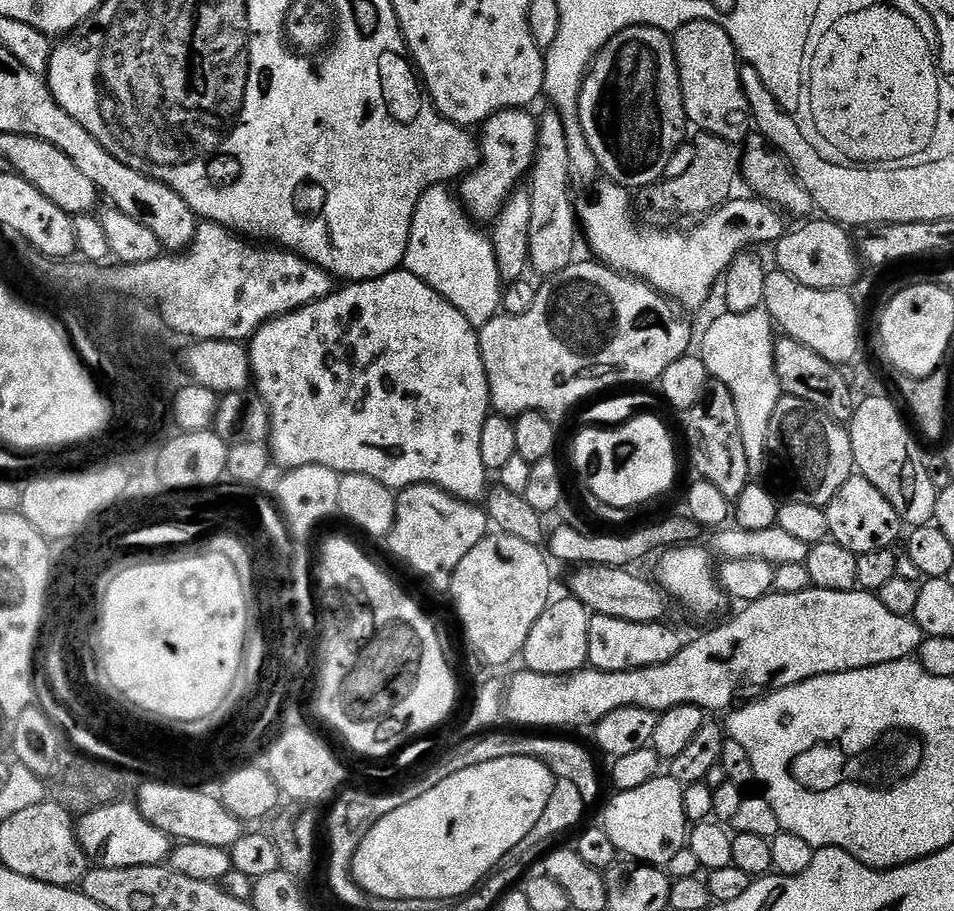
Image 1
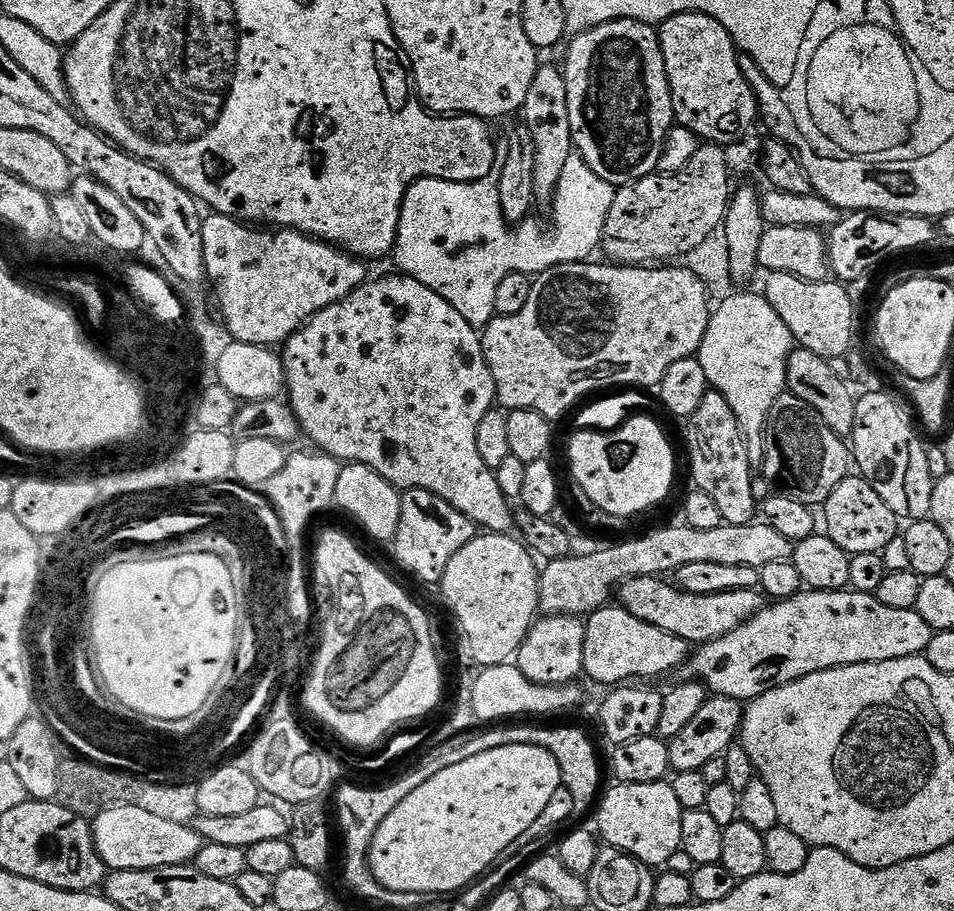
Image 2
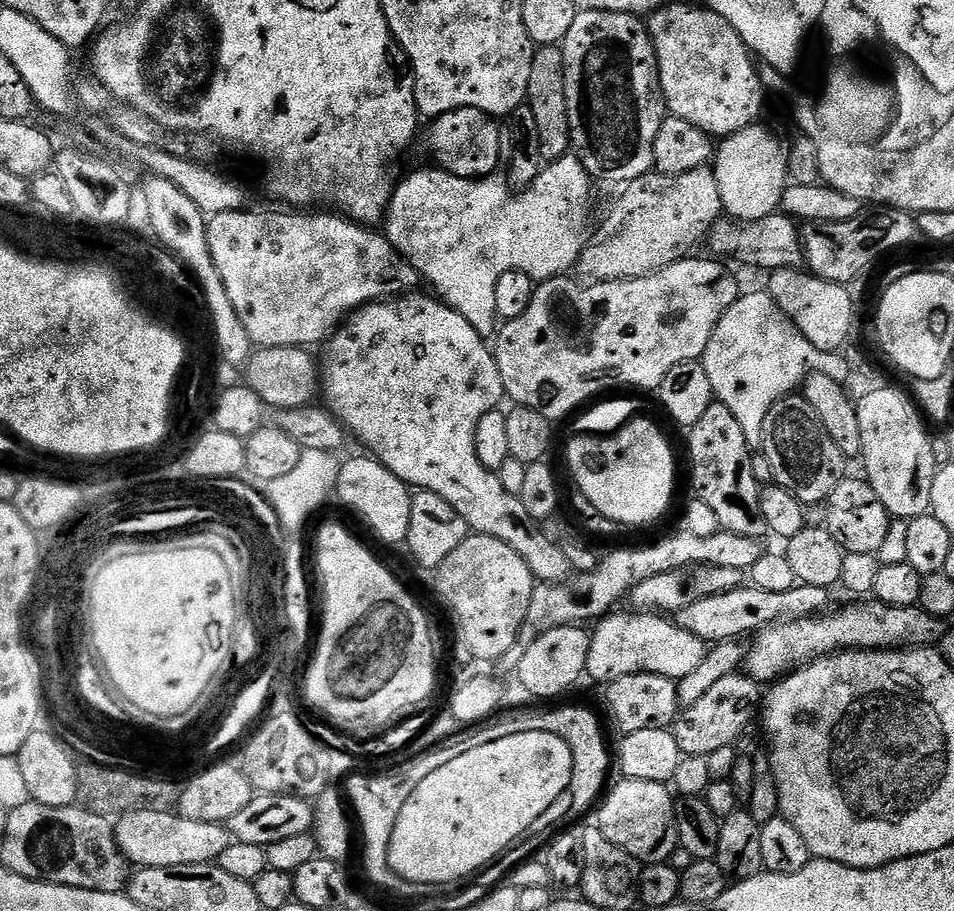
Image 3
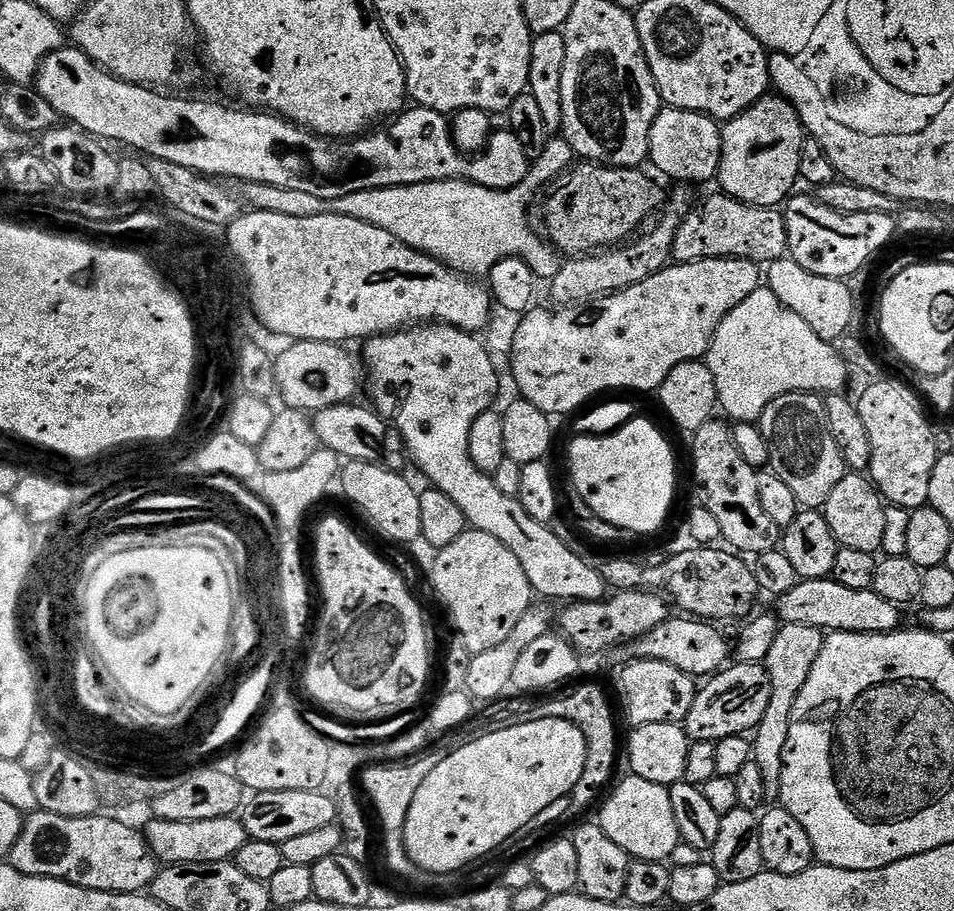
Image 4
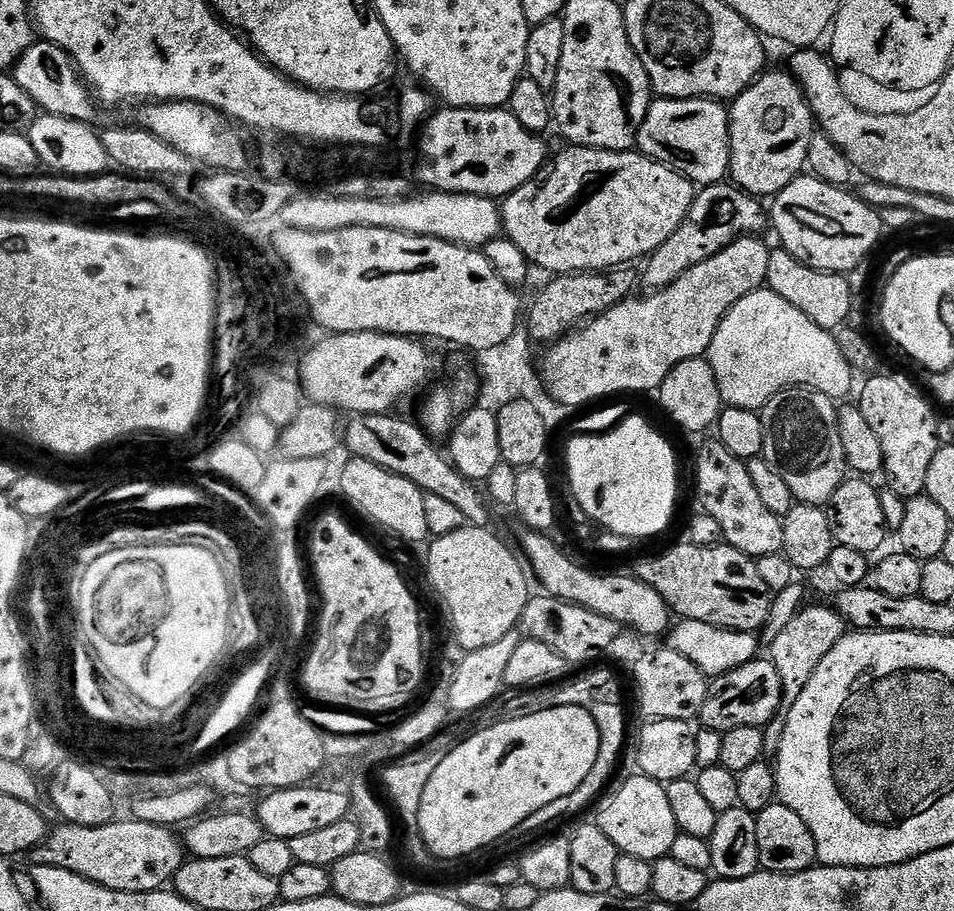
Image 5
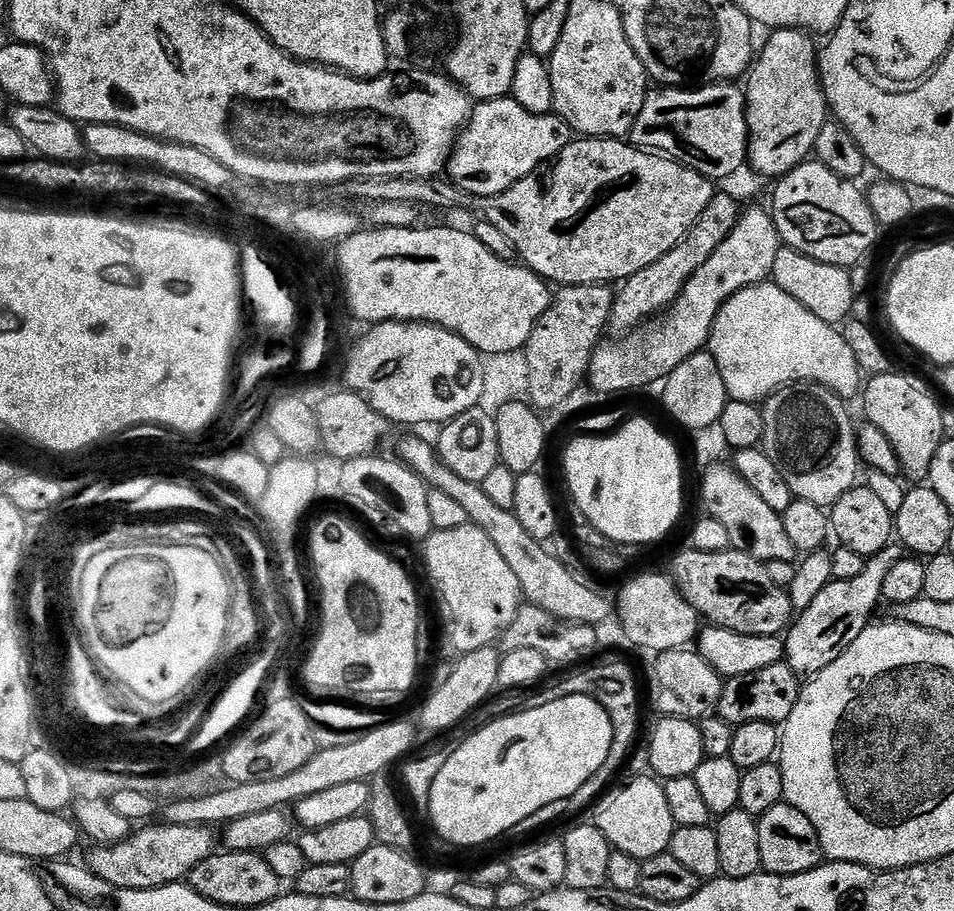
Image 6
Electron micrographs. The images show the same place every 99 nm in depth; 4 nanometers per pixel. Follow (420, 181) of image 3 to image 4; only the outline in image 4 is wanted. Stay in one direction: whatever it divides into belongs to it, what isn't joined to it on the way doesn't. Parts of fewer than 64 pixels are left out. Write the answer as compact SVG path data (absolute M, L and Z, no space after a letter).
M552 138L542 150L542 154L531 161L528 177L516 188L494 190L486 186L471 184L468 180L422 182L414 186L358 190L354 194L346 194L342 199L335 201L334 210L339 216L358 218L358 222L370 222L370 226L378 226L382 230L394 234L394 238L406 242L406 246L432 256L445 268L453 268L454 271L461 272L463 276L484 278L487 277L490 269L498 266L498 262L502 262L506 258L522 258L522 262L526 262L526 266L530 266L530 270L534 270L536 277L541 281L548 282L551 281L554 274L558 274L562 260L552 244L543 239L540 241L536 237L536 232L532 229L531 222L528 221L528 203L531 202L532 195L543 184L548 184L551 180L556 179L559 181L573 167L572 160L574 161L572 147L563 138Z

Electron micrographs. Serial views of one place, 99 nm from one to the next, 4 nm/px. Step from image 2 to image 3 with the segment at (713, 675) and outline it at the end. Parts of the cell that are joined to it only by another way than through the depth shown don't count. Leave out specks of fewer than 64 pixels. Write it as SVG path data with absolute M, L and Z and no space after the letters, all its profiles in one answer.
M879 602L852 603L856 604L840 608L836 613L833 611L831 614L812 616L809 620L777 624L764 629L753 639L756 641L752 645L747 645L743 671L752 681L776 682L811 664L813 660L841 650L912 650L917 646L931 645L937 635L937 621L919 606L895 608Z

